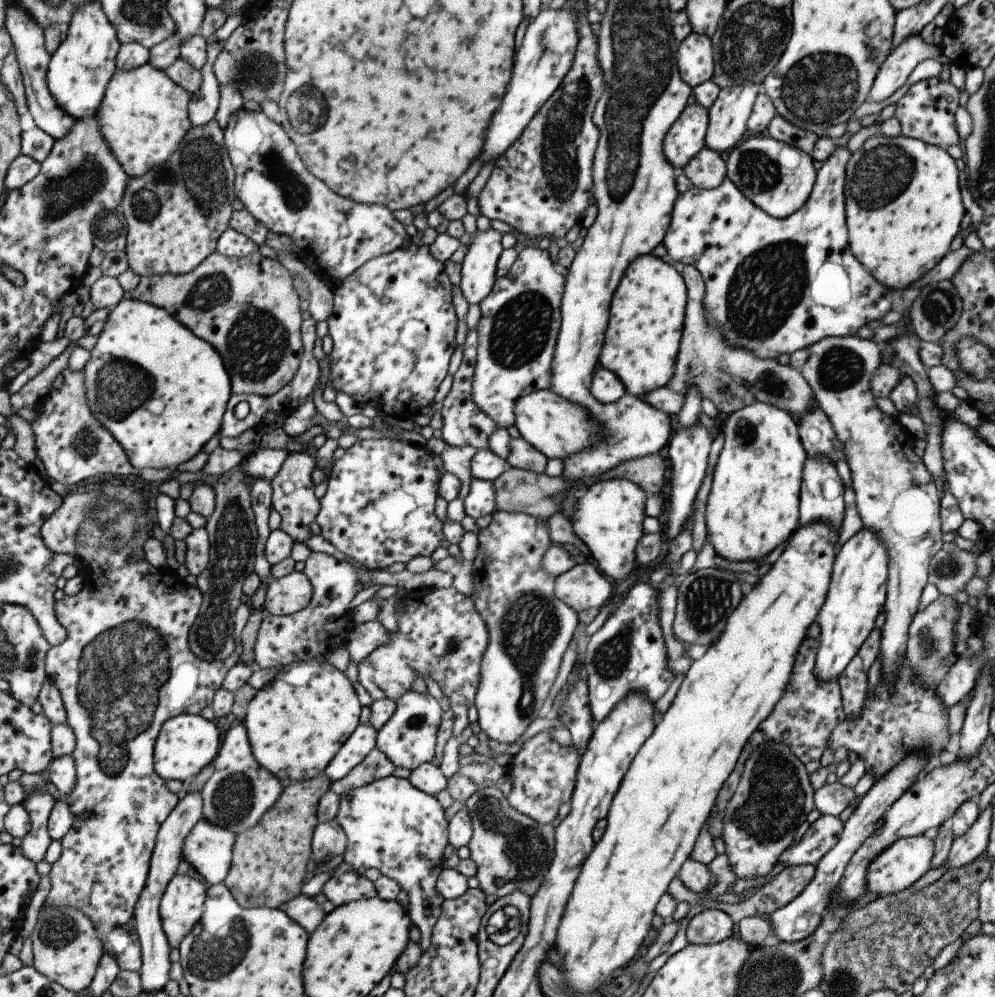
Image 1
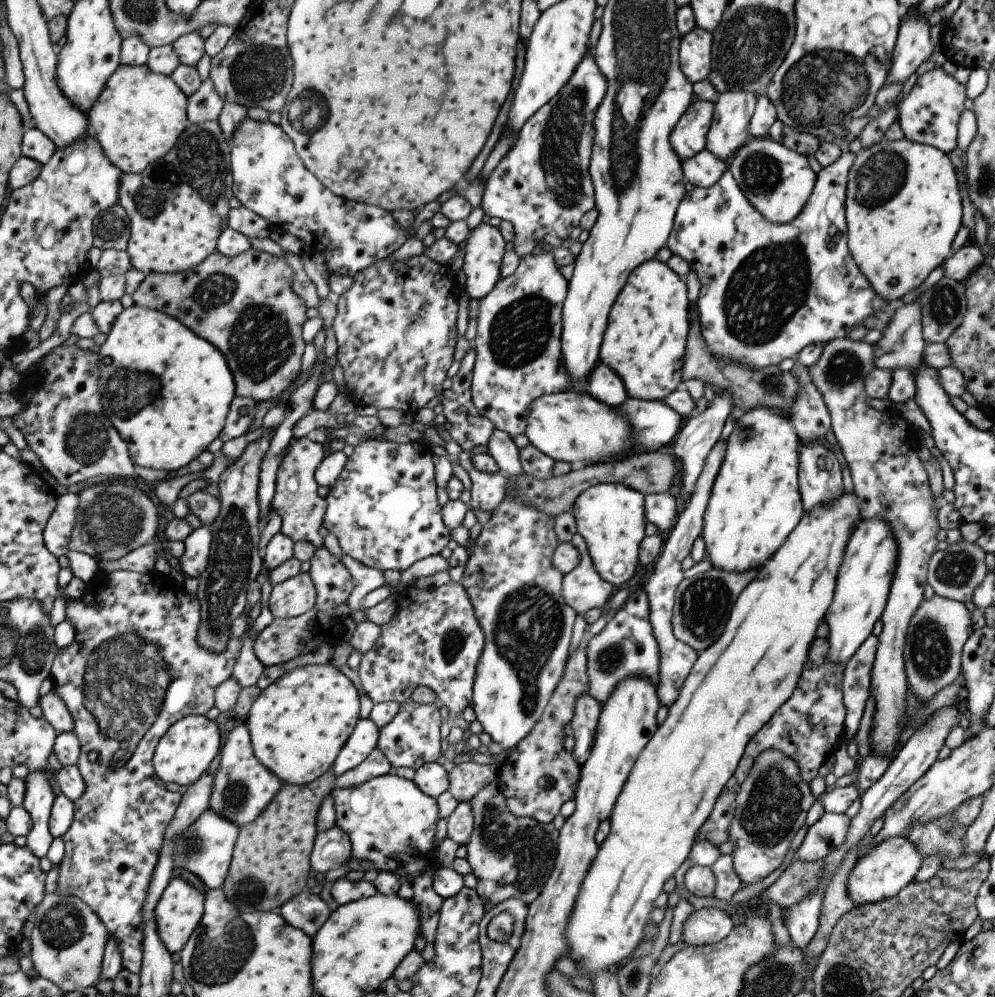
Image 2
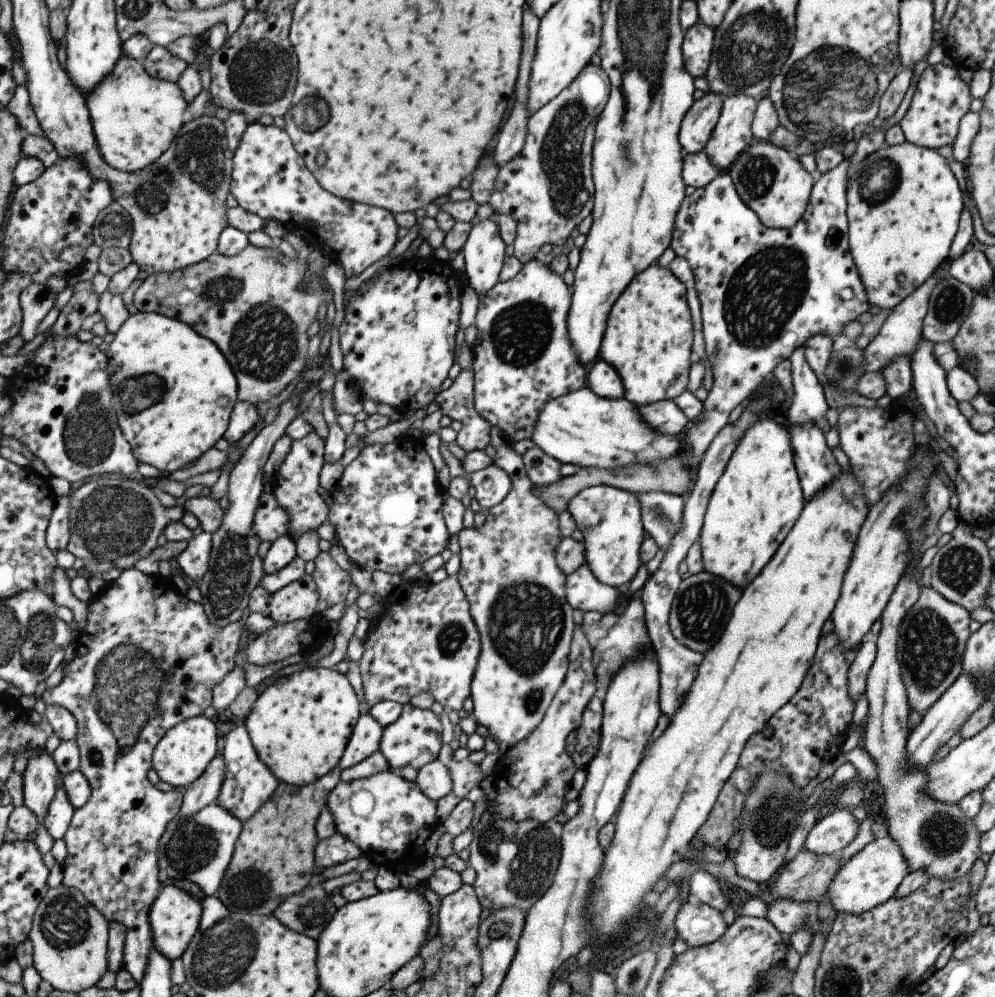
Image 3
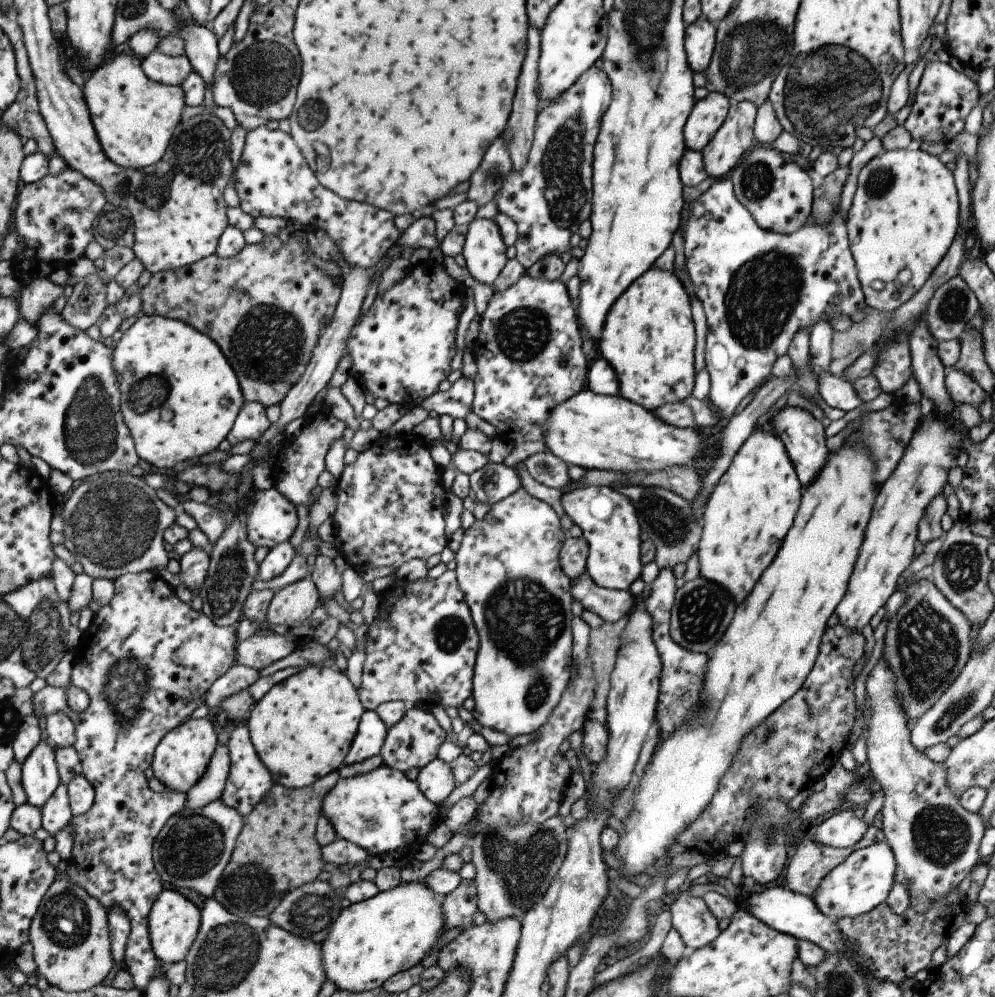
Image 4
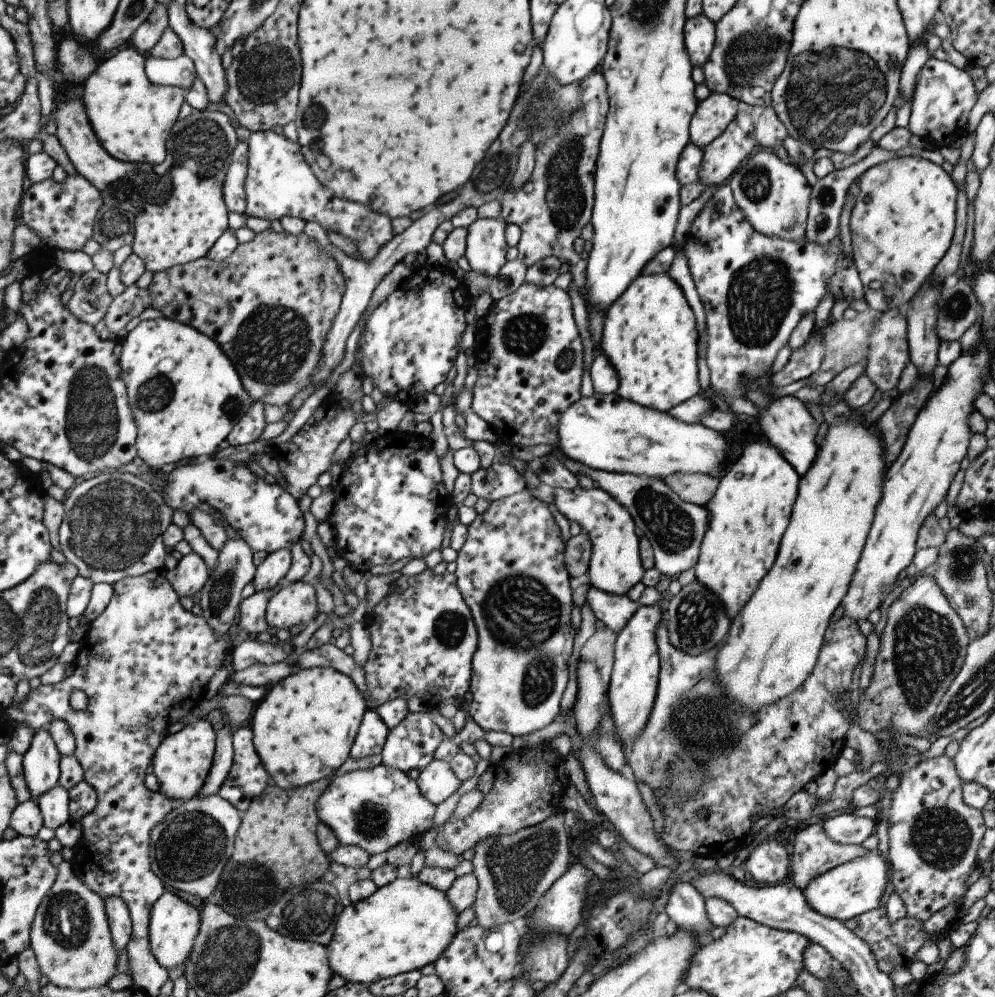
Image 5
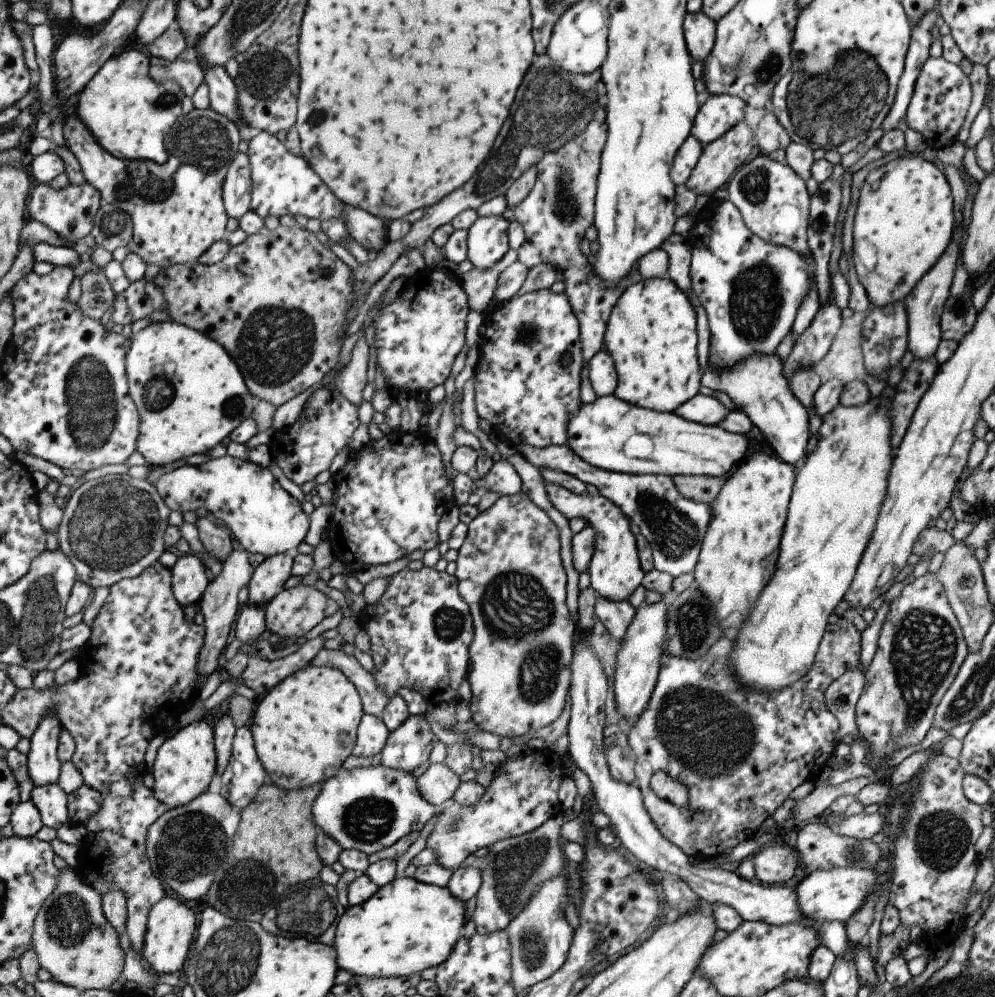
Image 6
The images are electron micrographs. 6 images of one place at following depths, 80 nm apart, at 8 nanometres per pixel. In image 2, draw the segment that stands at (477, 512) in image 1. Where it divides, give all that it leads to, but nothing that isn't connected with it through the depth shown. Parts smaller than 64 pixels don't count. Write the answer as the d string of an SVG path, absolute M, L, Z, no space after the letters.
M461 451L454 460L467 471L470 478L470 501L467 507L491 512L504 498L507 478L499 472L479 472L471 464L468 452Z

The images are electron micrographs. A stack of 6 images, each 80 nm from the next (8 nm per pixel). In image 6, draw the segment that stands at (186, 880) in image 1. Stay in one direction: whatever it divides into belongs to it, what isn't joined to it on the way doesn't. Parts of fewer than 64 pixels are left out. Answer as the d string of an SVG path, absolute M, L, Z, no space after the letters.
M173 896L165 897L150 912L150 922L146 934L145 947L142 948L141 964L155 973L171 974L183 971L187 959L193 951L194 940L197 938L197 916L185 903Z

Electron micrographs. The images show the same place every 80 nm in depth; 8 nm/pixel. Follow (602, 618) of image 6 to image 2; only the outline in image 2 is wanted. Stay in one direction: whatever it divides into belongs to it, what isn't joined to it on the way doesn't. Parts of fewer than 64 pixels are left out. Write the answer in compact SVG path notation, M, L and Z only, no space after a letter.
M578 532L573 534L570 543L579 552L579 562L562 575L560 593L565 604L580 615L589 608L605 609L616 589L595 572L586 544Z

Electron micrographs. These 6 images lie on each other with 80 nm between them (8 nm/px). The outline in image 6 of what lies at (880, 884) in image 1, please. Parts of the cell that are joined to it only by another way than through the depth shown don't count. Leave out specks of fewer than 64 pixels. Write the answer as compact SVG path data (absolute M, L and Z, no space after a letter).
M855 865L847 868L839 867L824 870L814 870L805 874L794 886L796 907L804 919L817 922L837 921L842 923L849 919L855 911L859 911L863 901L878 883L878 873L873 869L861 869Z

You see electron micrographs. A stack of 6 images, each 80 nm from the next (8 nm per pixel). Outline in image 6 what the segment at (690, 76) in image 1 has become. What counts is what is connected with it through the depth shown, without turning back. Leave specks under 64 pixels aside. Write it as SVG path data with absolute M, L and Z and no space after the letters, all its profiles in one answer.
M700 10L686 13L682 20L682 31L687 52L693 61L702 63L712 51L715 22Z

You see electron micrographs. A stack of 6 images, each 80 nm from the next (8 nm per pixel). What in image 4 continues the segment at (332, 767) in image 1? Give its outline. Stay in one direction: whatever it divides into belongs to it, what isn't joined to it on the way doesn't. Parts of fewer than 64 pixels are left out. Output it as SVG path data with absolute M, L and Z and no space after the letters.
M364 710L343 764L358 763L370 756L379 755L385 735L386 726L377 713Z

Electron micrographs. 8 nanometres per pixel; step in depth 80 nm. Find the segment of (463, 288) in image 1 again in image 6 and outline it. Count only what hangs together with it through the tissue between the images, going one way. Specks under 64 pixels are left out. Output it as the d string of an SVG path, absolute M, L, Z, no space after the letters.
M501 215L477 217L466 230L466 259L475 269L493 266L509 249L509 222Z

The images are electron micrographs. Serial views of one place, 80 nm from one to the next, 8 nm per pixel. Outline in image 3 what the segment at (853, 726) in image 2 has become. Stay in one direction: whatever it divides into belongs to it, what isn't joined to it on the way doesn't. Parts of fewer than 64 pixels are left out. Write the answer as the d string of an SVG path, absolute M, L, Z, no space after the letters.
M861 642L861 646L856 652L855 658L852 660L848 668L848 695L855 702L858 696L864 692L866 674L873 662L876 653L876 642Z

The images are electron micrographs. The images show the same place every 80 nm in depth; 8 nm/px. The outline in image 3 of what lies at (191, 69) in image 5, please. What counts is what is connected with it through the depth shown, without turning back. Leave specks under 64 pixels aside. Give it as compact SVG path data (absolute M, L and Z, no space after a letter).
M155 45L149 56L143 60L143 66L152 77L162 81L177 83L189 68L189 63L175 56L167 47Z

